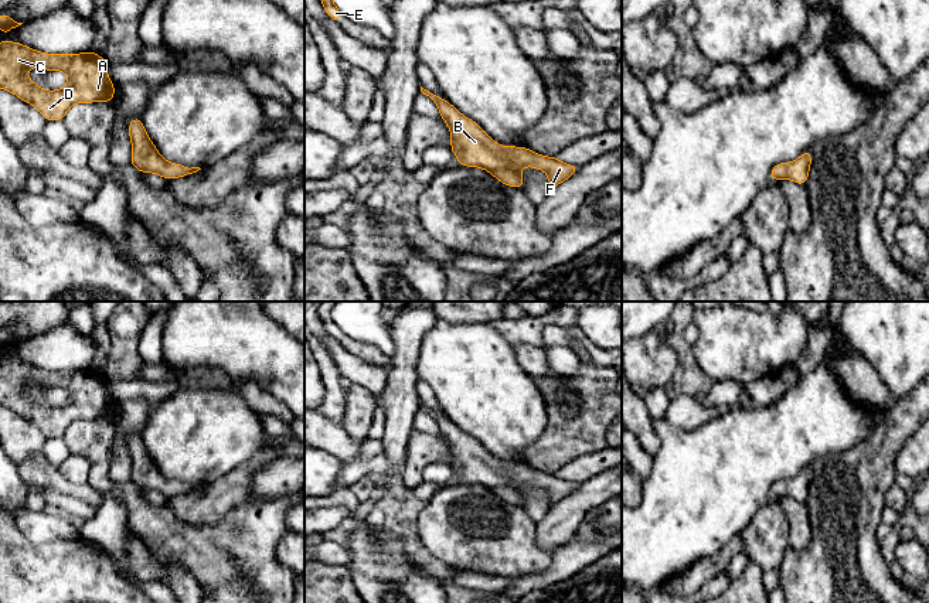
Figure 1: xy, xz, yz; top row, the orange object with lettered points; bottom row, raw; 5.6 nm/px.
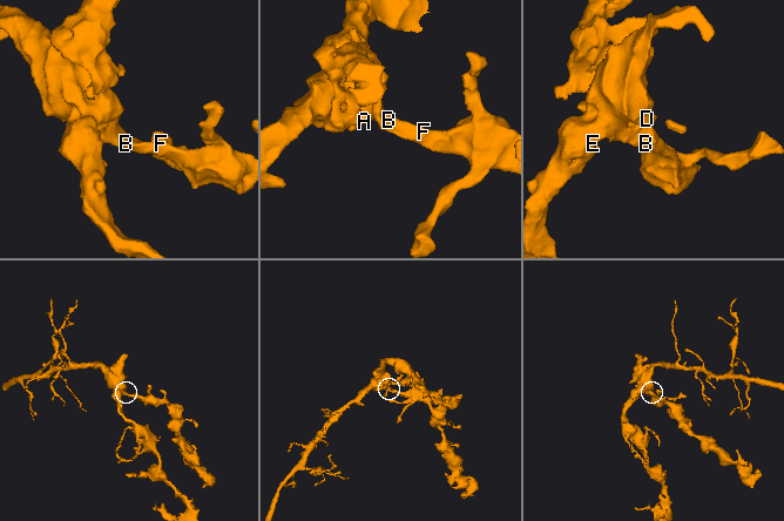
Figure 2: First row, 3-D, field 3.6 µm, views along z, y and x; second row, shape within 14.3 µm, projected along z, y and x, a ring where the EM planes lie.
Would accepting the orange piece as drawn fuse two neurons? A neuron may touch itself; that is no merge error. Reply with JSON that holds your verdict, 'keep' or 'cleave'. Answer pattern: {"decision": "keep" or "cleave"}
{"decision": "keep"}

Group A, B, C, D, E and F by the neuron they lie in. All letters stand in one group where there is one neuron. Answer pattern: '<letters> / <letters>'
A B C D E F

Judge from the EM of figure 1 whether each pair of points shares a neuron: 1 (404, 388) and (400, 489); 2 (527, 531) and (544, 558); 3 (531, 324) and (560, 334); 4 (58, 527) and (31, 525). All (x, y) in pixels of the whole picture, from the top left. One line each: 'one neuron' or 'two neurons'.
1: one neuron
2: one neuron
3: two neurons
4: one neuron

